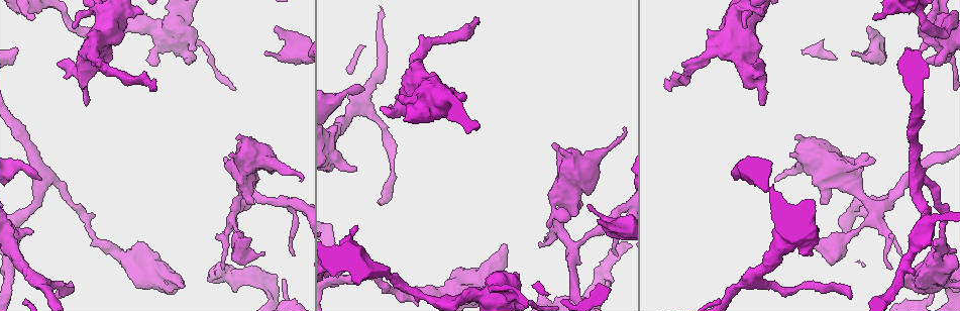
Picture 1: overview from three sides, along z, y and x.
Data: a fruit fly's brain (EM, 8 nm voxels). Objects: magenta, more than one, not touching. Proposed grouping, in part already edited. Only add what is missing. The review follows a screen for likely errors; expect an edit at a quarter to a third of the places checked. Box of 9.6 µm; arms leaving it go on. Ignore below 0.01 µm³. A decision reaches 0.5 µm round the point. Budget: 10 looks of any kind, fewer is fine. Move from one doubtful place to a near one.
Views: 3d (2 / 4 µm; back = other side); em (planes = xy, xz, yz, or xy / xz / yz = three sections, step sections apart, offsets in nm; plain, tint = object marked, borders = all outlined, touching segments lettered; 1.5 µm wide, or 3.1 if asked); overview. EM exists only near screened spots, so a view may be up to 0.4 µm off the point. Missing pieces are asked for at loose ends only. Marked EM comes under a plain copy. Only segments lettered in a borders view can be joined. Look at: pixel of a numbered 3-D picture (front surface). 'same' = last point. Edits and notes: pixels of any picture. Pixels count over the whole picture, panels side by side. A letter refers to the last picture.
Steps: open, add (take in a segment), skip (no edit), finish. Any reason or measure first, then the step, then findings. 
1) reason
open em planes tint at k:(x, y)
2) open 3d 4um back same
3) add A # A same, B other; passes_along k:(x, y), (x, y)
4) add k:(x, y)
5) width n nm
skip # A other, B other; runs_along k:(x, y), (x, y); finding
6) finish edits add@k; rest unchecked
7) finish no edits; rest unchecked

free end
open em yz step 4 tint at 1:(32, 232)

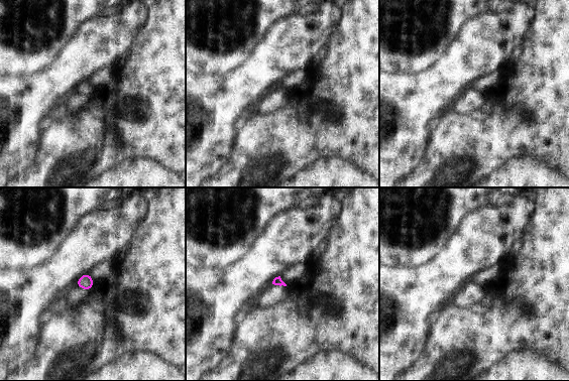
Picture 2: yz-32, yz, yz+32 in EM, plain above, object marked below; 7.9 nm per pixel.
open em planes tint same

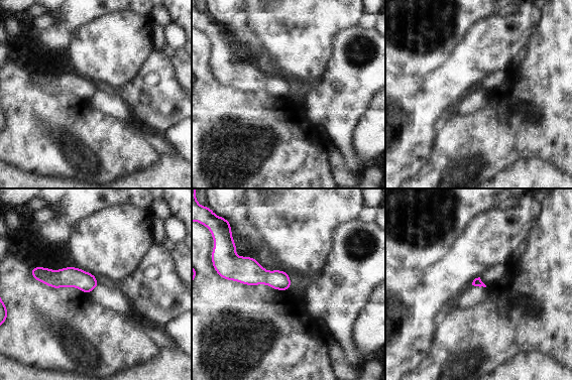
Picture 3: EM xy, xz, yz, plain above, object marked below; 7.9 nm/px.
open em planes borders same

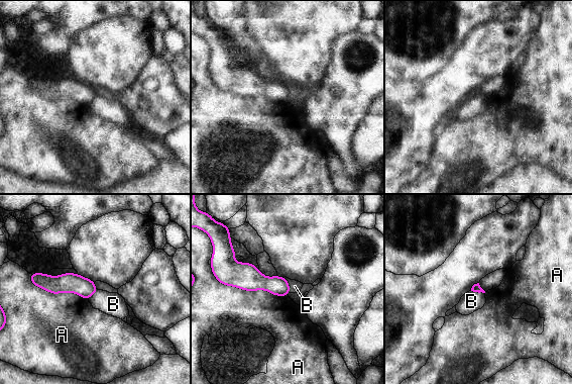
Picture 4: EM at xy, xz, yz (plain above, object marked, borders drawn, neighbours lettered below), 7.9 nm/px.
longest_contact A 550 nm
skip # A other, B other; runs_along 4:(34, 280), (76, 283), (93, 290); none of them fits

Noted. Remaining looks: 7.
an open end
open em xz step 8 borders at 1:(378, 202)

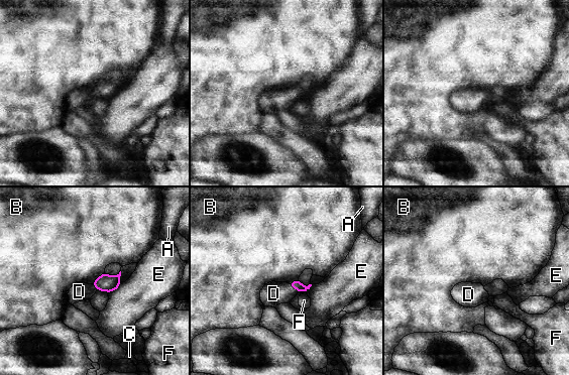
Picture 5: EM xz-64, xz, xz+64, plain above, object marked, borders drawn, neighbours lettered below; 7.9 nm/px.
open em planes borders same

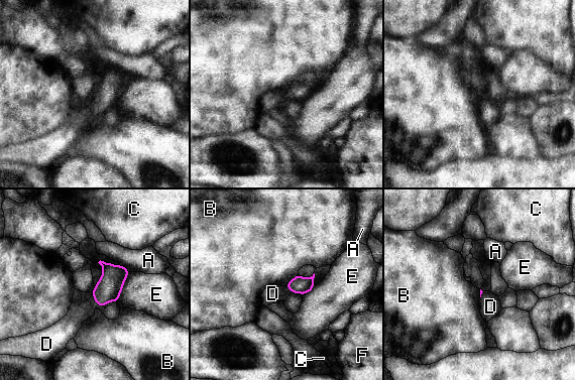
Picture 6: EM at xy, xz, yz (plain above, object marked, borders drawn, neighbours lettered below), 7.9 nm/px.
add D # A other, B other, C other, D same, E other, F other; passes_along 6:(108, 288), (93, 297), (83, 306); the neuron continues

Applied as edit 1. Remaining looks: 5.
free end
open em xy step 4 borders at 1:(875, 19)

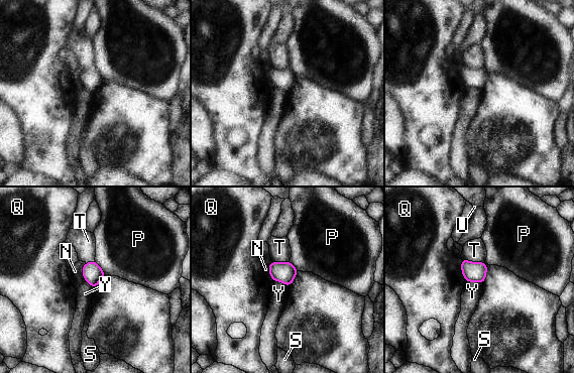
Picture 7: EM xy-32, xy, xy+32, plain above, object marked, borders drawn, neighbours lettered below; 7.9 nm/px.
skip # N other, P other, Q other, S other, T other, U other, Y other; border 7:(466, 281), (477, 281), (482, 284); none of them fits

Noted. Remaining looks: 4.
finish edits add@6; rest unchecked

